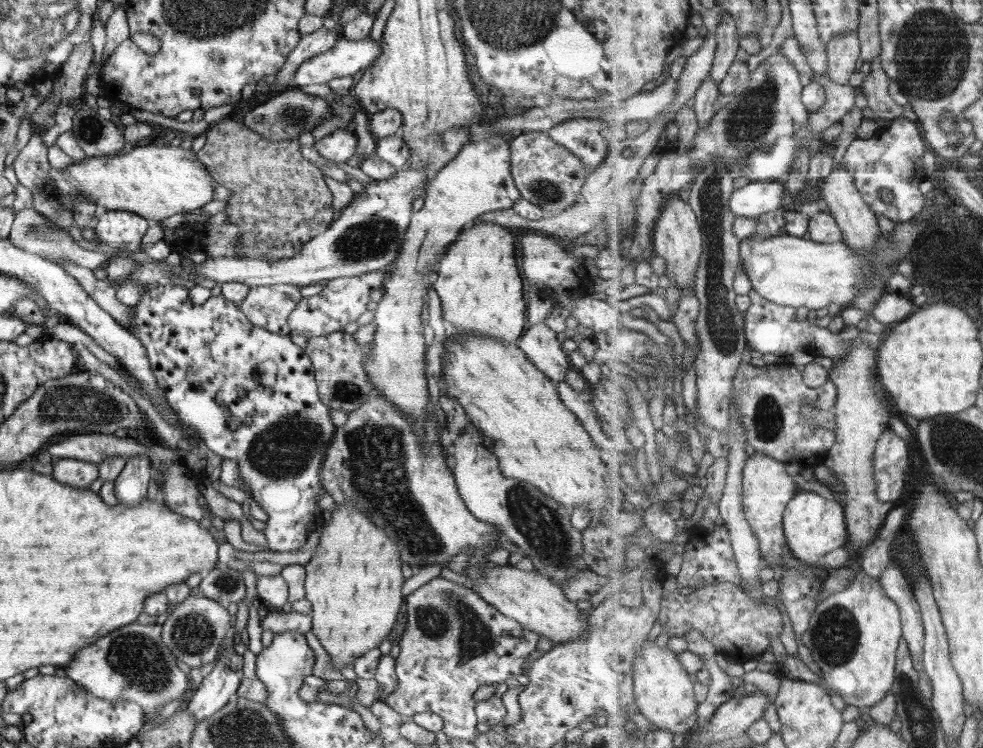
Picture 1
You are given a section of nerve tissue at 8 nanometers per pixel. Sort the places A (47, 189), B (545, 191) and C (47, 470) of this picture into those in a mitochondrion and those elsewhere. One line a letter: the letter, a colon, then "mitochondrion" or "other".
A: mitochondrion
B: mitochondrion
C: other

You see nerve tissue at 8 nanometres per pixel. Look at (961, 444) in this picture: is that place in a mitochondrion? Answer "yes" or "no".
yes

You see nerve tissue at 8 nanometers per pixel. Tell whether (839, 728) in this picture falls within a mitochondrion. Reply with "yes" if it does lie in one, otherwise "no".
no

